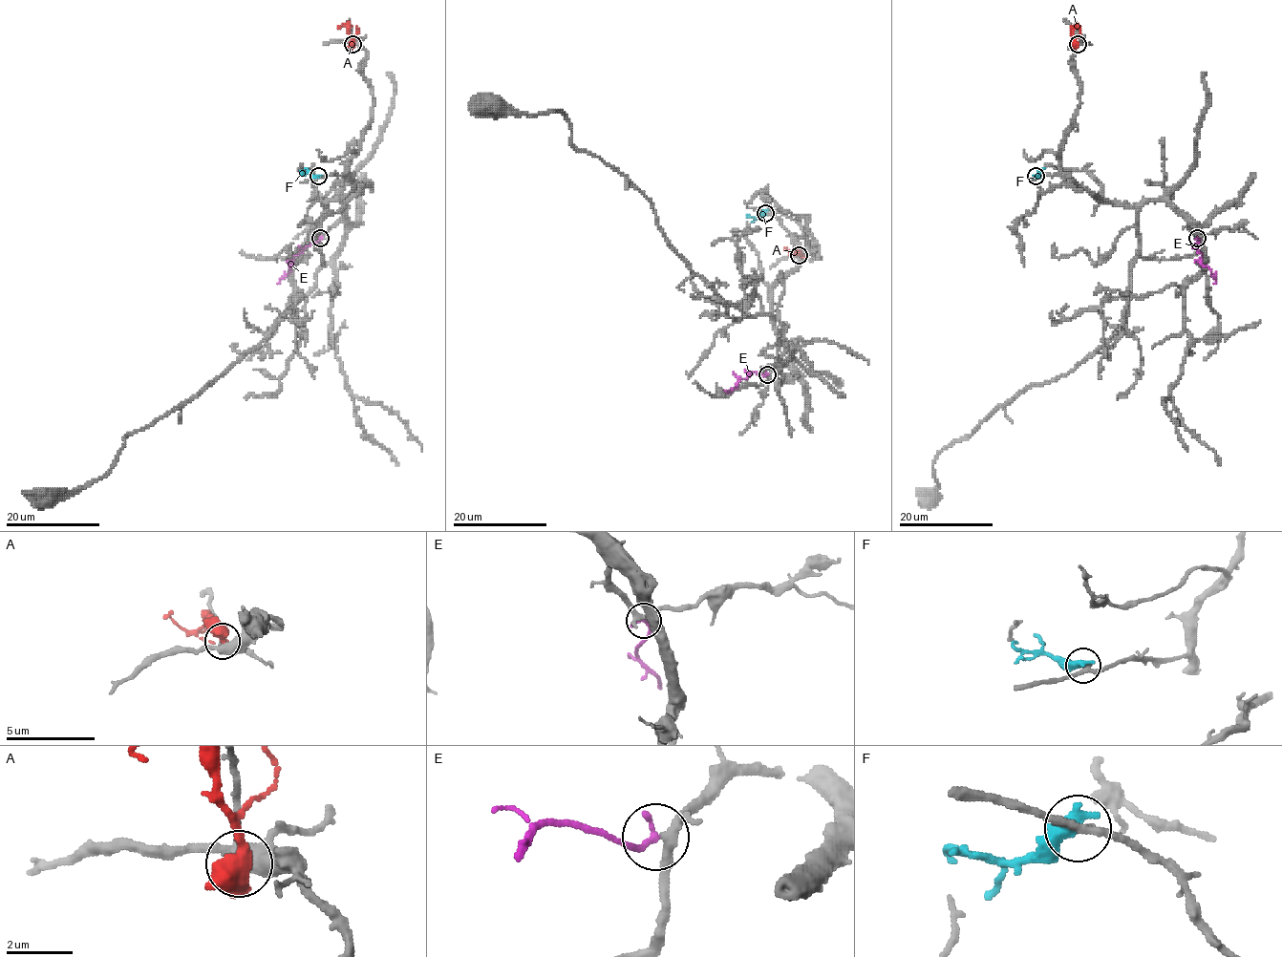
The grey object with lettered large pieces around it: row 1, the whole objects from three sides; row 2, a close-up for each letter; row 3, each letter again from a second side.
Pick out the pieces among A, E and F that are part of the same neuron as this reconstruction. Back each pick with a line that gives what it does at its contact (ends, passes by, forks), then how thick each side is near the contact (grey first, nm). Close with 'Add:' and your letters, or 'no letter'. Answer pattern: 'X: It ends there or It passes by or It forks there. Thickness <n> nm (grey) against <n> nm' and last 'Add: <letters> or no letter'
E: It ends there. Thickness 240 nm (grey) against 240 nm
Add: E

